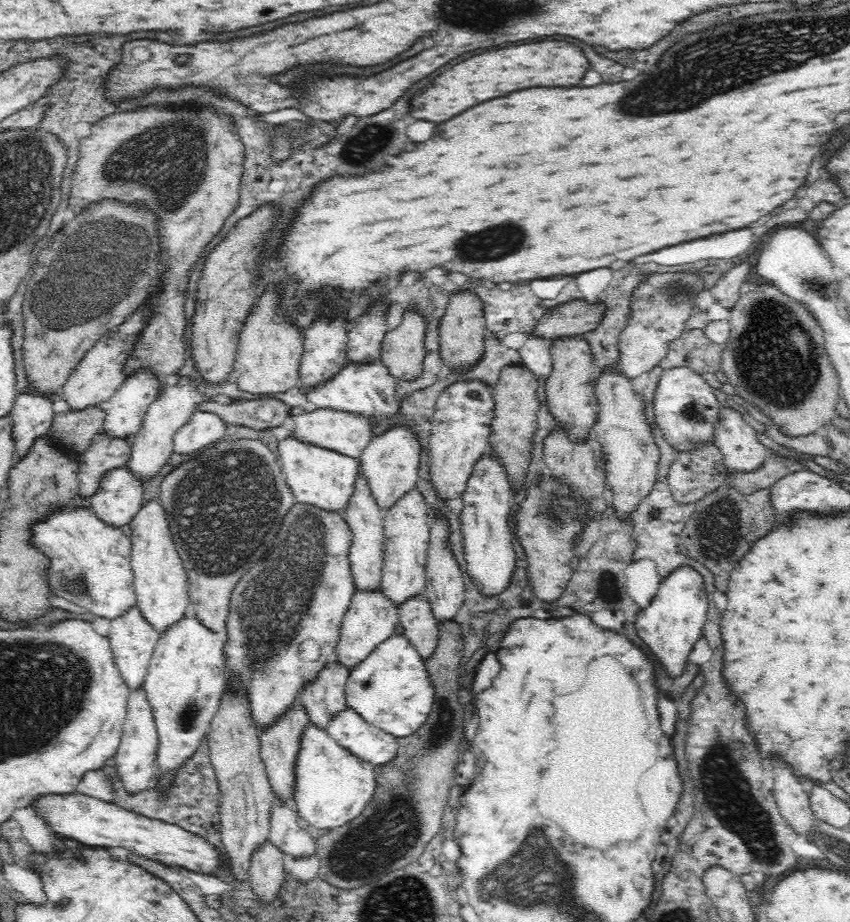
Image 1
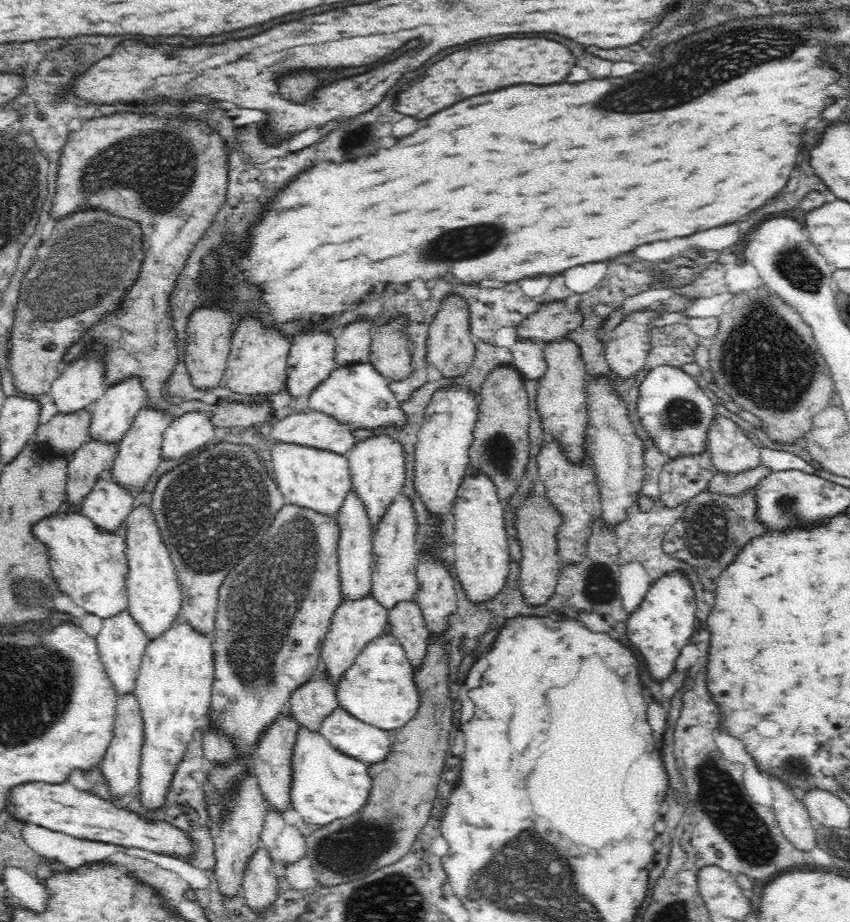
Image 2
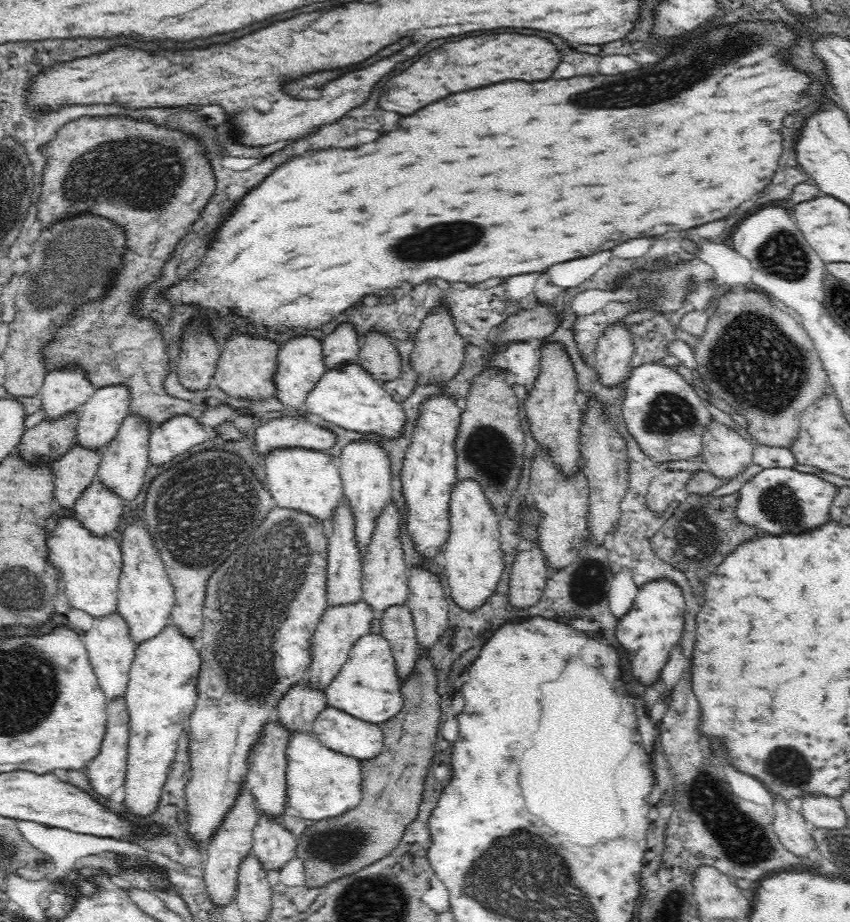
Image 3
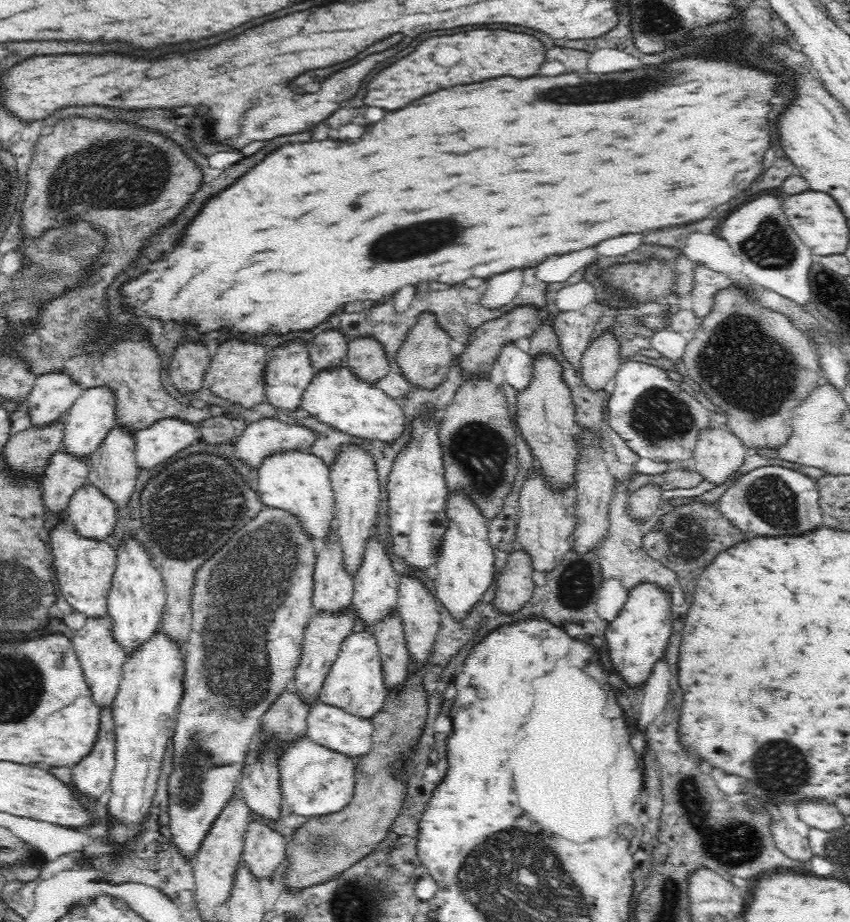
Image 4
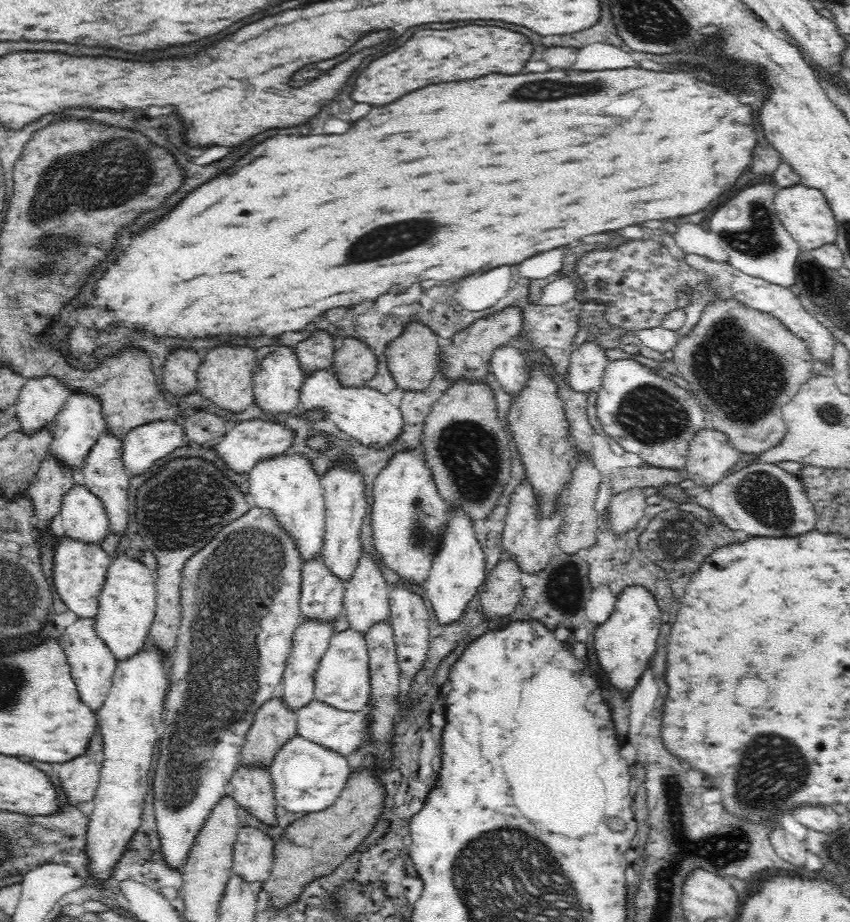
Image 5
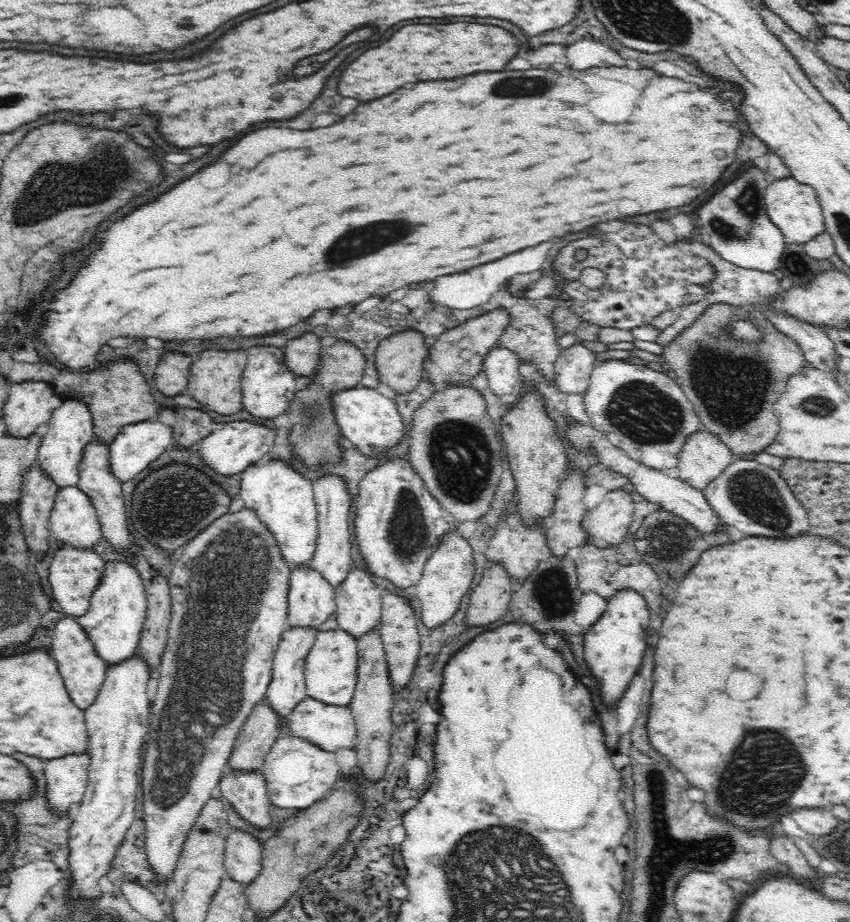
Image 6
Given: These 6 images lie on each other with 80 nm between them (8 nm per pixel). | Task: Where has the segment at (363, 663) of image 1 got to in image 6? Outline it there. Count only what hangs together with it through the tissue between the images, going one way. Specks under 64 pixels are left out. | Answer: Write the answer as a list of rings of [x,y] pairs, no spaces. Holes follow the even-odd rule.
[[[339,629],[318,631],[307,647],[302,661],[305,693],[320,702],[347,706],[355,683],[357,641]]]

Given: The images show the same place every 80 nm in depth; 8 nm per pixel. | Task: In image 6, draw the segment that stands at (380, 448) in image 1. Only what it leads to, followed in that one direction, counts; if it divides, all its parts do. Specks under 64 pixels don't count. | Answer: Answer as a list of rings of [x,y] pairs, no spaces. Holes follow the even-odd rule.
[[[324,476],[312,481],[312,495],[316,517],[318,517],[318,532],[316,550],[308,566],[315,570],[330,586],[337,587],[350,572],[352,563],[351,550],[353,542],[349,541],[350,534],[350,490],[337,476]]]

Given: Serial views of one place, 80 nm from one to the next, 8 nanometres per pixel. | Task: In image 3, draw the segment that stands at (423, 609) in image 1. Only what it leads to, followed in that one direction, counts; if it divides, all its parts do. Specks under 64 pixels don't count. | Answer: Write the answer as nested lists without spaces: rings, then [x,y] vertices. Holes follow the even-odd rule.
[[[405,604],[390,607],[379,617],[378,635],[389,646],[395,677],[403,682],[411,674],[416,659],[420,656],[408,607]]]

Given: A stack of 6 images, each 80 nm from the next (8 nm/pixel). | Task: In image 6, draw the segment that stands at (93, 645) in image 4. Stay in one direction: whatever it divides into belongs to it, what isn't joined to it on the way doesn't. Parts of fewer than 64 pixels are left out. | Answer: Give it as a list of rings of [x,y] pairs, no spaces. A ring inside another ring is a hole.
[[[66,616],[55,623],[54,628],[50,631],[52,640],[50,640],[48,650],[49,657],[55,662],[55,670],[62,679],[63,689],[66,691],[69,701],[76,708],[84,710],[96,698],[108,665],[95,655],[91,642],[87,640],[74,617]]]

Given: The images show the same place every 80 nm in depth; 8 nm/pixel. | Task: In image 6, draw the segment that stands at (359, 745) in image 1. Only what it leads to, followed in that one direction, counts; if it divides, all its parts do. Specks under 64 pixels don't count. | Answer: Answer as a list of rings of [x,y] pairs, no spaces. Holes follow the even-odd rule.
[[[306,695],[290,711],[288,722],[290,735],[317,746],[320,750],[334,751],[340,748],[353,748],[355,744],[354,719],[350,709],[344,705],[331,705]]]

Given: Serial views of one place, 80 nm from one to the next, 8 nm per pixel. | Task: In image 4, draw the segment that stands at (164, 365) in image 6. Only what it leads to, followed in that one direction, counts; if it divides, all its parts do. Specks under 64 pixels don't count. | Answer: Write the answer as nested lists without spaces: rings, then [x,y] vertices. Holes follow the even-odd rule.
[[[182,342],[178,344],[168,362],[170,384],[180,394],[194,395],[203,386],[203,374],[211,356],[207,347],[200,342]]]

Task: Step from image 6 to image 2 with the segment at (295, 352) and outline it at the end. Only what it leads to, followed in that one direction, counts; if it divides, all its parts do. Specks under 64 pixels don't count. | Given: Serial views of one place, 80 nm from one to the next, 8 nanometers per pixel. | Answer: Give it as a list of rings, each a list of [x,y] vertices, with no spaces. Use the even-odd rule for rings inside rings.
[[[360,316],[334,336],[333,359],[338,366],[367,362],[372,325],[371,318]]]

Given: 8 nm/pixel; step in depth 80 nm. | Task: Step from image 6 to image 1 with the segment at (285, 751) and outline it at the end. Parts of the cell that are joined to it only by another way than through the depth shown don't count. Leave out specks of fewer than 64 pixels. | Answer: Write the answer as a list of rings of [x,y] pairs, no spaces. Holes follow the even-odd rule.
[[[304,727],[295,756],[293,800],[297,813],[310,826],[334,828],[361,814],[374,794],[374,771],[369,762],[356,758],[334,742],[324,728]]]

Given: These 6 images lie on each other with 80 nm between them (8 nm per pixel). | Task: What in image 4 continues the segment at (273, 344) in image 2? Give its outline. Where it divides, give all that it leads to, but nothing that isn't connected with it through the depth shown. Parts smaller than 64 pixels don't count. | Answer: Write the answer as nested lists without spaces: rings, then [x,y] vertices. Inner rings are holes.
[[[226,340],[211,356],[208,366],[203,374],[203,388],[210,390],[214,396],[240,406],[240,408],[252,408],[265,402],[263,395],[263,368],[267,361],[264,346],[242,340]]]

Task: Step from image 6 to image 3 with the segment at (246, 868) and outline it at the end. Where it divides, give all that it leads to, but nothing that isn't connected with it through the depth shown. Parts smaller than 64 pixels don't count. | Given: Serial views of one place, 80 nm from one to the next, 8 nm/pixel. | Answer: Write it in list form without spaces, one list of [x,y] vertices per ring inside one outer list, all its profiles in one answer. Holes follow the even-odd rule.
[[[261,816],[251,828],[249,854],[266,873],[282,868],[291,858],[296,857],[296,845],[297,837],[272,817]]]

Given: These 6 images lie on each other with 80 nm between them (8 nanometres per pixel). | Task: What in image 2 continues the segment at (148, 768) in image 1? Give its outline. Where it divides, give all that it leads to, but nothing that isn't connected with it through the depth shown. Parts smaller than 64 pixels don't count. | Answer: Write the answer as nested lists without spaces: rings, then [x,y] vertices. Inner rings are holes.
[[[131,693],[117,698],[115,706],[112,738],[106,747],[104,756],[97,762],[97,769],[104,778],[107,794],[116,798],[130,791],[135,791],[135,782],[138,780],[137,766],[139,761],[139,746],[142,742],[142,723],[139,720],[139,706]]]

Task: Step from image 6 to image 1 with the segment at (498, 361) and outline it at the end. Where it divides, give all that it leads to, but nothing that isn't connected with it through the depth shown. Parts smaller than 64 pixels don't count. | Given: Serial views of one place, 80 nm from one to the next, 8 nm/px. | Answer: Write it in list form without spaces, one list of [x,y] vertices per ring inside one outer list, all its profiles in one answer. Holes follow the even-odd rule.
[[[529,336],[517,349],[518,365],[527,368],[534,376],[546,376],[551,373],[551,356],[549,346],[552,340]]]

